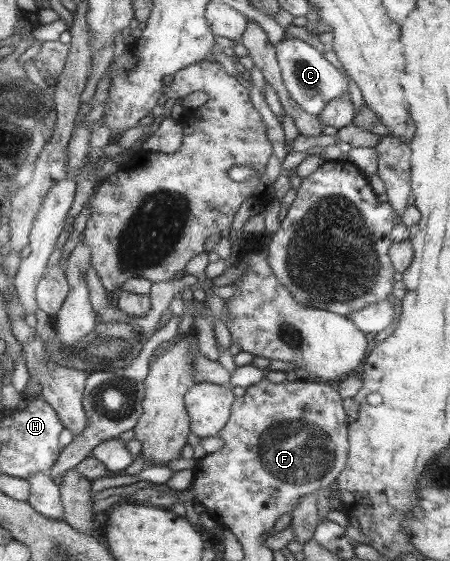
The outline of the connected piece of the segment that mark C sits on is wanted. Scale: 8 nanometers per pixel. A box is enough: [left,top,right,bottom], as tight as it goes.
[275,37,348,116]

